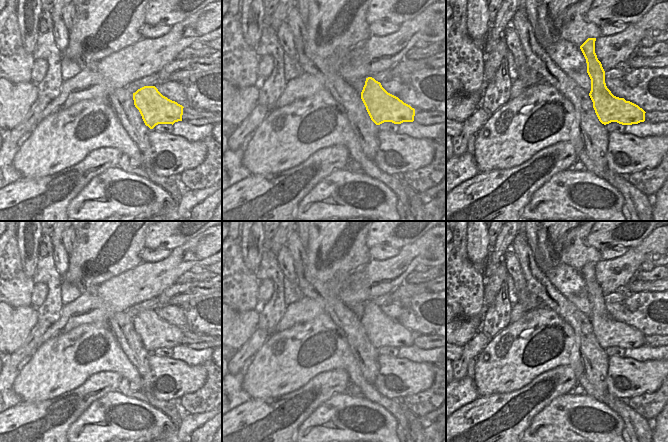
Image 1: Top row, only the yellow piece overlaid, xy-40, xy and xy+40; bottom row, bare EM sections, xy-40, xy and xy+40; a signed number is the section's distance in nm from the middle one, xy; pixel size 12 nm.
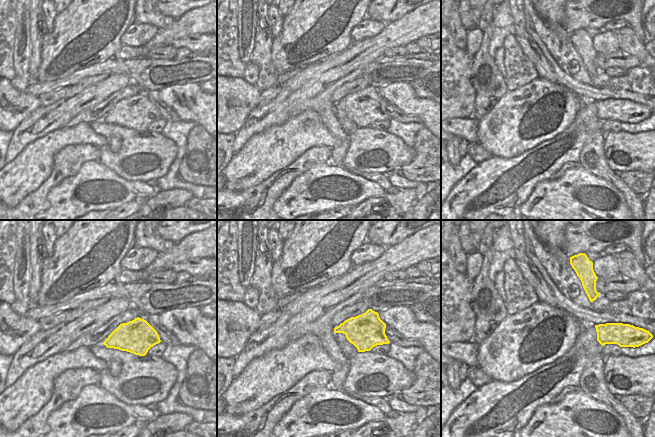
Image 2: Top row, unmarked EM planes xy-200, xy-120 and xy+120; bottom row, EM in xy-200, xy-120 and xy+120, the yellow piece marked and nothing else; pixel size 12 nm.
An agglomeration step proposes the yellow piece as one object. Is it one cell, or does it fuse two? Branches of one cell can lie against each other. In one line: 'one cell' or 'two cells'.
one cell

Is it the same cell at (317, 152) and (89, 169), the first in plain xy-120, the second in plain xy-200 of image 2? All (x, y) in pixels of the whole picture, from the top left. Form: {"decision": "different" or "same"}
{"decision": "different"}

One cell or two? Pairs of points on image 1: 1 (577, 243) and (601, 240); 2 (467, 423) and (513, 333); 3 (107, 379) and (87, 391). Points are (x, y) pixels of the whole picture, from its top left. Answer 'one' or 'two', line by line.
1: two
2: two
3: one

